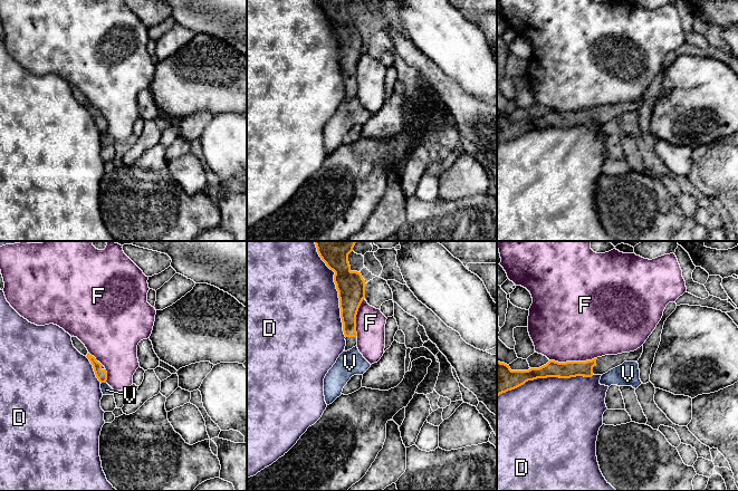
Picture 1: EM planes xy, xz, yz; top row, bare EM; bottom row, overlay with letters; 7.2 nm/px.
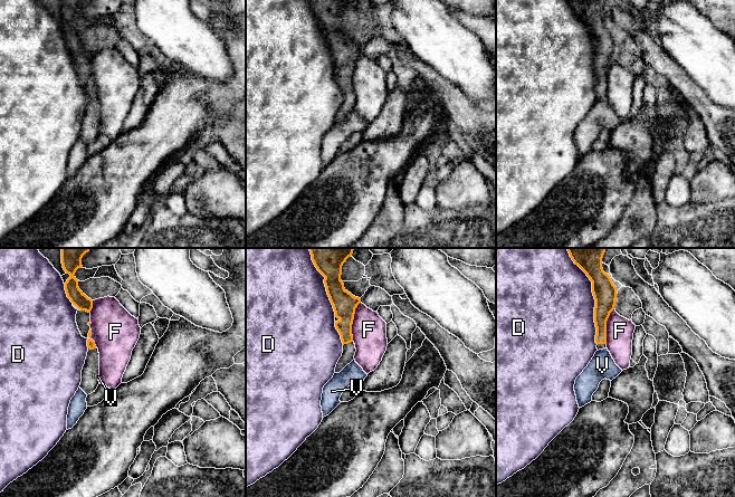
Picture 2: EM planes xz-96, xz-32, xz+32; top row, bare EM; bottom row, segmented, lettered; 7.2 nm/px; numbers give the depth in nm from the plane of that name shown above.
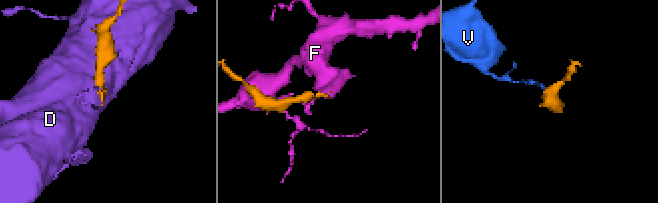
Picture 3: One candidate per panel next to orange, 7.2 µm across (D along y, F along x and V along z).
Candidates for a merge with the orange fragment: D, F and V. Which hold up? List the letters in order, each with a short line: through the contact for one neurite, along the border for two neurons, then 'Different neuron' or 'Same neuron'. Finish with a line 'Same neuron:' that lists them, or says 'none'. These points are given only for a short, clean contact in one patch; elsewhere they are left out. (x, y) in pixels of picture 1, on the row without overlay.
D: Different neuron
F: Line: yz (596, 107), (590, 111), (549, 111). Different neuron
V: Line: xy (105, 132), (101, 134). Different neuron
Same neuron: none

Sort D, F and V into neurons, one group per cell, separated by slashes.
D / F / V

